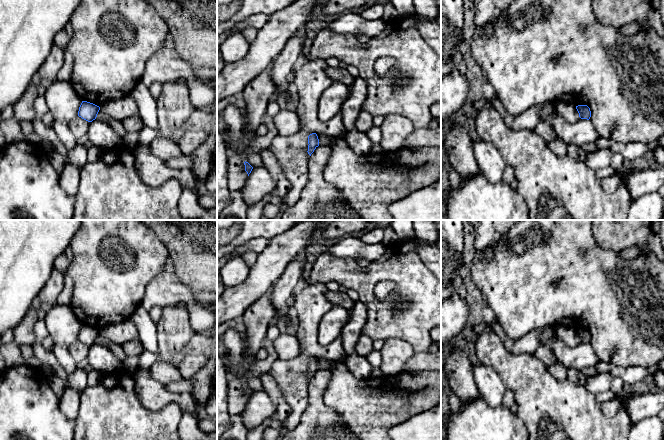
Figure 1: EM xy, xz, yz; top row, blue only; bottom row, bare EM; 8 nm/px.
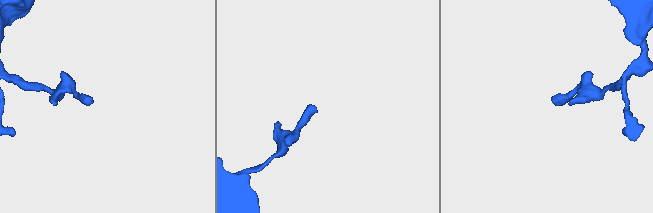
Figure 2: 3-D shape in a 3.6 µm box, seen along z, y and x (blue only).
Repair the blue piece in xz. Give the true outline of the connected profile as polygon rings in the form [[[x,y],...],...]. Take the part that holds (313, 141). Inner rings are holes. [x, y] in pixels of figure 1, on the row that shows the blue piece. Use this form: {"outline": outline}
{"outline": [[[312,133],[308,136],[308,144],[307,152],[311,156],[314,150],[319,146],[319,139],[316,133]]]}

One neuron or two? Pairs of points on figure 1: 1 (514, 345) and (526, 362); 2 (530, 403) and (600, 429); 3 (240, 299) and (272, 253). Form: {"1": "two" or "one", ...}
{"1": "two", "2": "one", "3": "one"}

